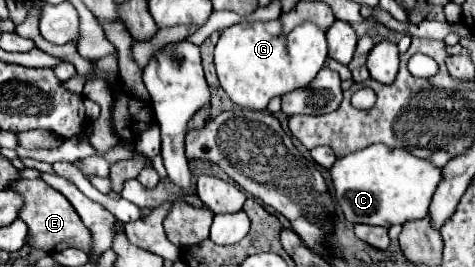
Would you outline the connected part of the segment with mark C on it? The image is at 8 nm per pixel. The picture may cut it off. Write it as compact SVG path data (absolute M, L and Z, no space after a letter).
M375 143L337 159L331 167L331 177L337 203L347 221L391 227L427 215L431 197L441 181L441 169L405 149L391 149L383 143Z

